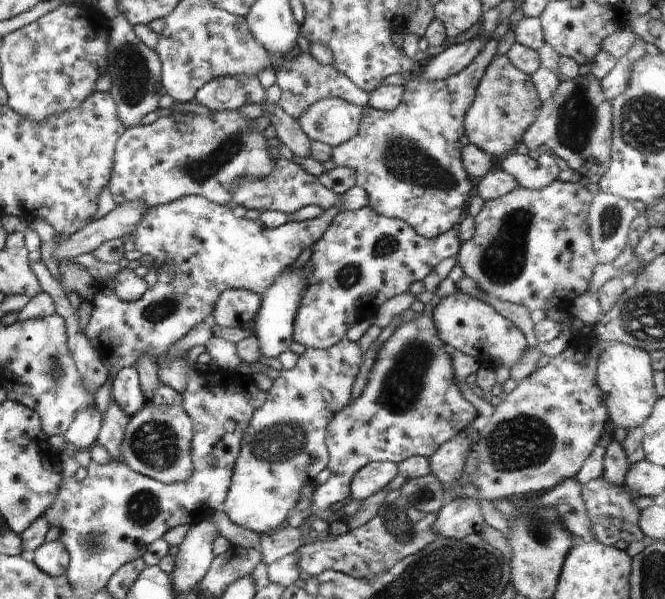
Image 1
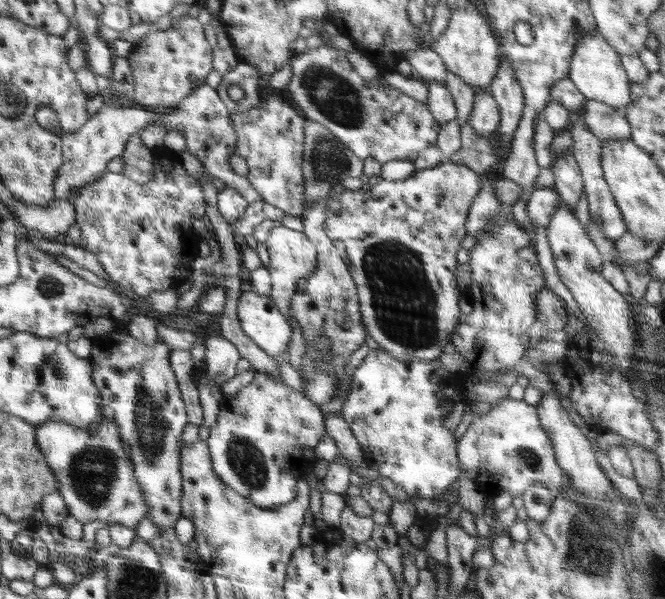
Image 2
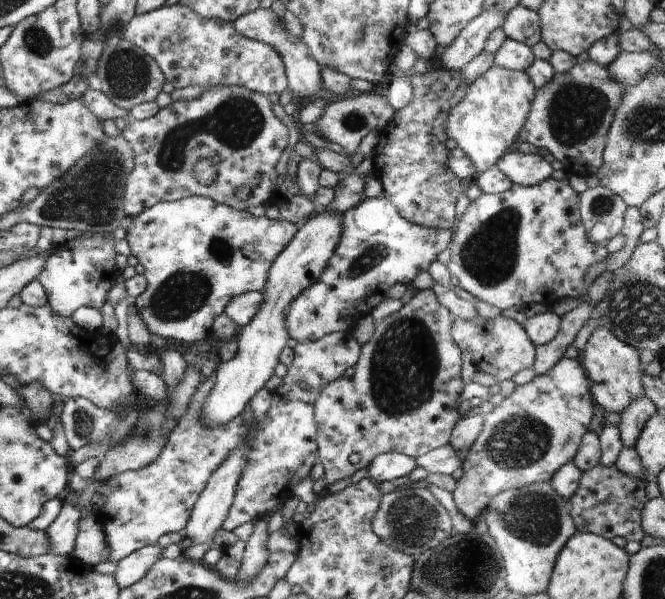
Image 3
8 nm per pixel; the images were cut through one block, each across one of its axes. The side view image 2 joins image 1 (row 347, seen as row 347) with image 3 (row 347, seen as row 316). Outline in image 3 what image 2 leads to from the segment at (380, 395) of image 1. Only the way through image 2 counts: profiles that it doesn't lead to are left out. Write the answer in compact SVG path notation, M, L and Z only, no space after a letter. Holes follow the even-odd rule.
M432 289L417 291L410 302L403 305L400 310L388 315L380 321L376 321L373 336L369 342L361 346L361 355L355 364L353 377L345 378L342 376L334 382L327 384L320 391L319 397L316 399L314 405L314 410L317 426L318 456L319 462L324 467L325 474L323 477L325 478L326 486L334 484L334 482L338 482L338 480L342 480L342 478L352 476L355 472L358 472L360 468L368 467L374 458L382 453L402 453L403 455L408 455L416 459L426 454L429 450L449 444L452 429L462 418L458 405L460 404L460 393L465 385L462 383L462 377L460 377L462 363L462 359L460 359L461 350L454 342L452 336L452 325L454 321L455 318L451 315L451 312L438 302L436 293Z

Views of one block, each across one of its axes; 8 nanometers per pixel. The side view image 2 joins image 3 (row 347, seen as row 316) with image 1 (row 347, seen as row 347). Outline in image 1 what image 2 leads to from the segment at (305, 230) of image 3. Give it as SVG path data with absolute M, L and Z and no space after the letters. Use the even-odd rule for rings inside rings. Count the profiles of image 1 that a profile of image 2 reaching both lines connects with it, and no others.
M287 269L275 282L260 296L261 304L257 311L253 326L253 336L257 339L261 358L260 362L272 358L278 359L294 343L293 331L296 316L301 308L305 294L305 277L307 270Z

